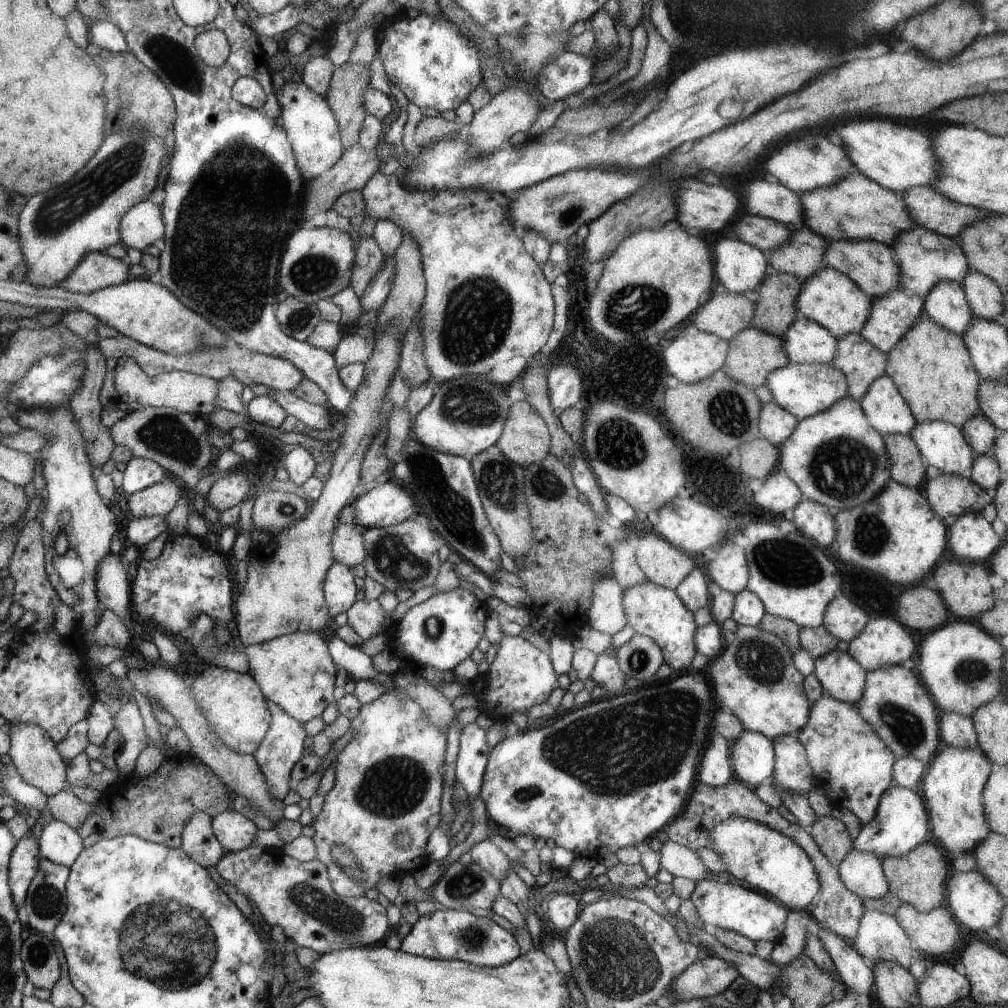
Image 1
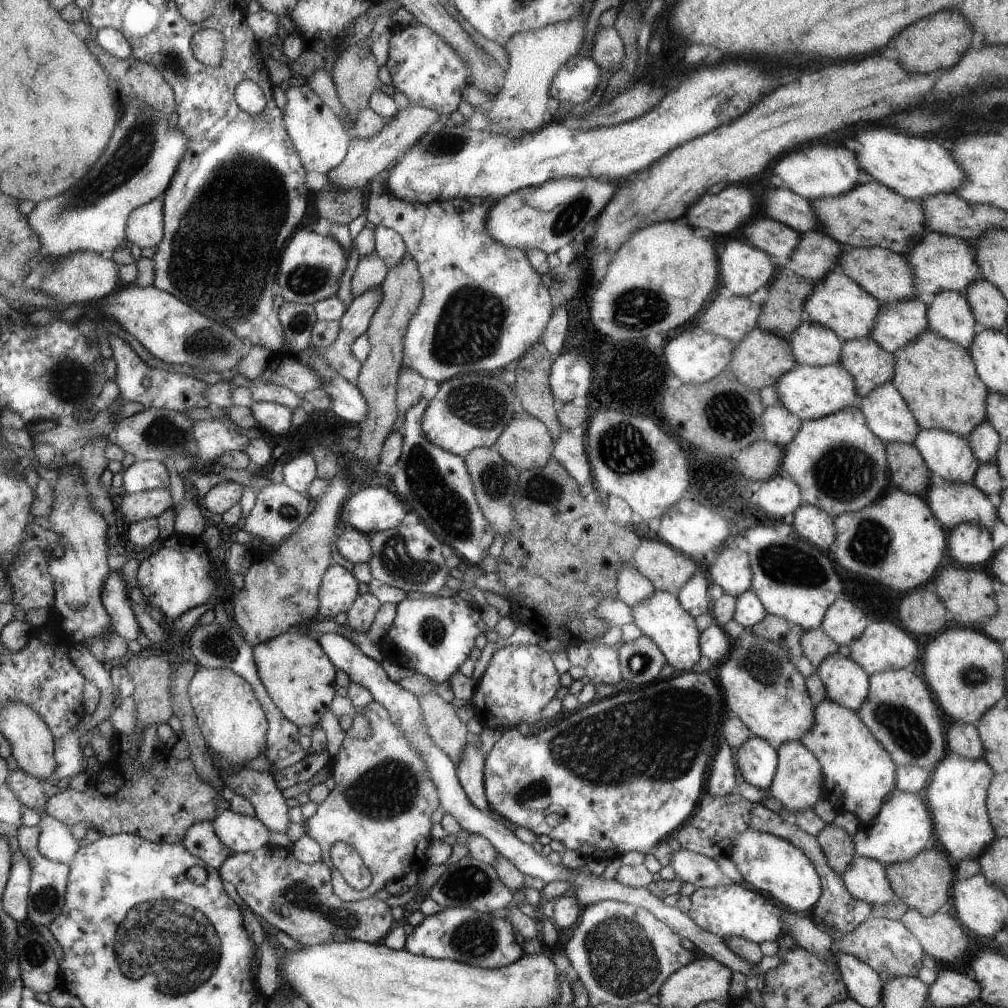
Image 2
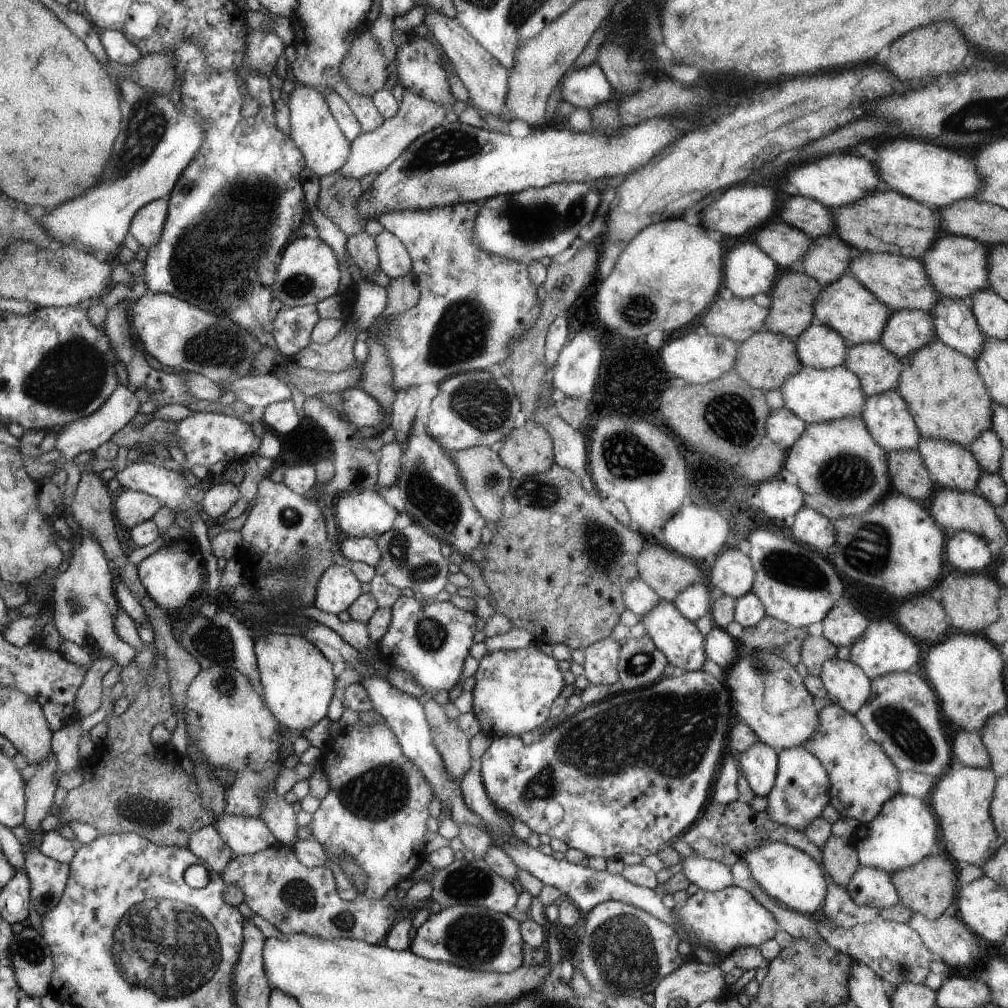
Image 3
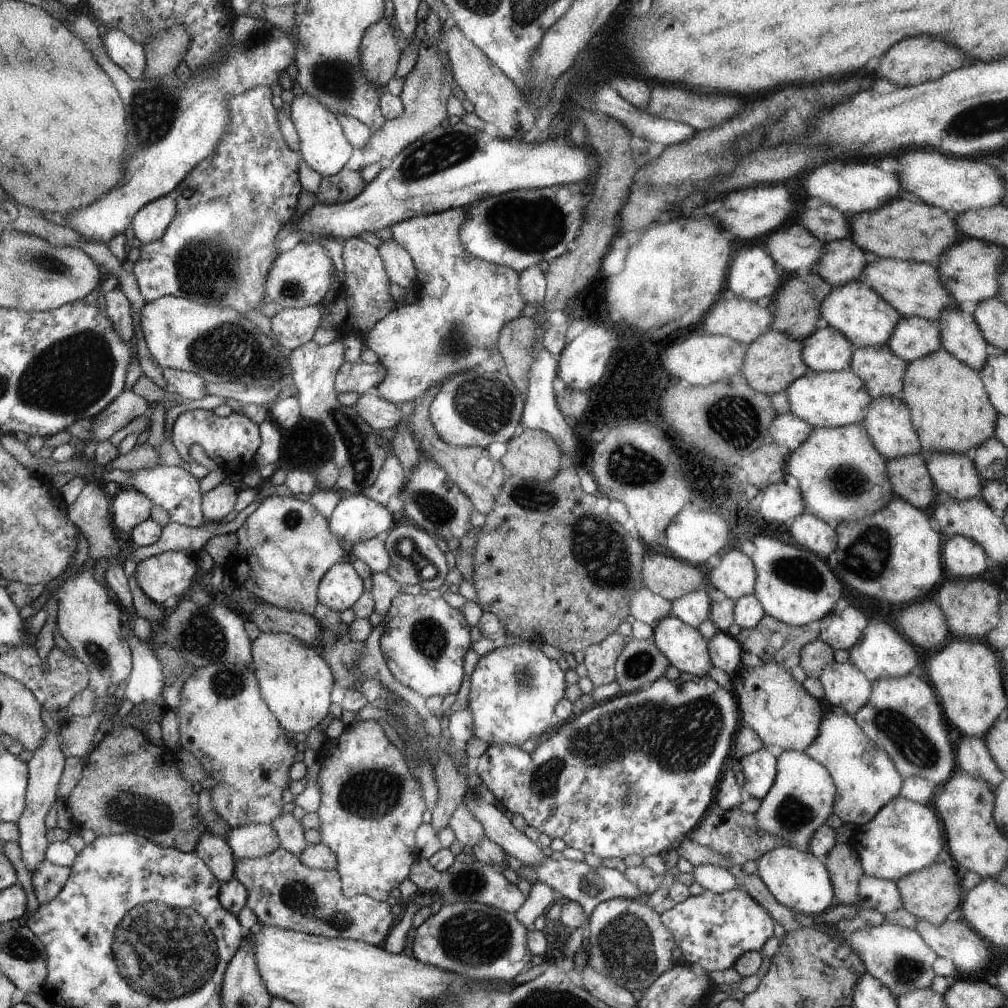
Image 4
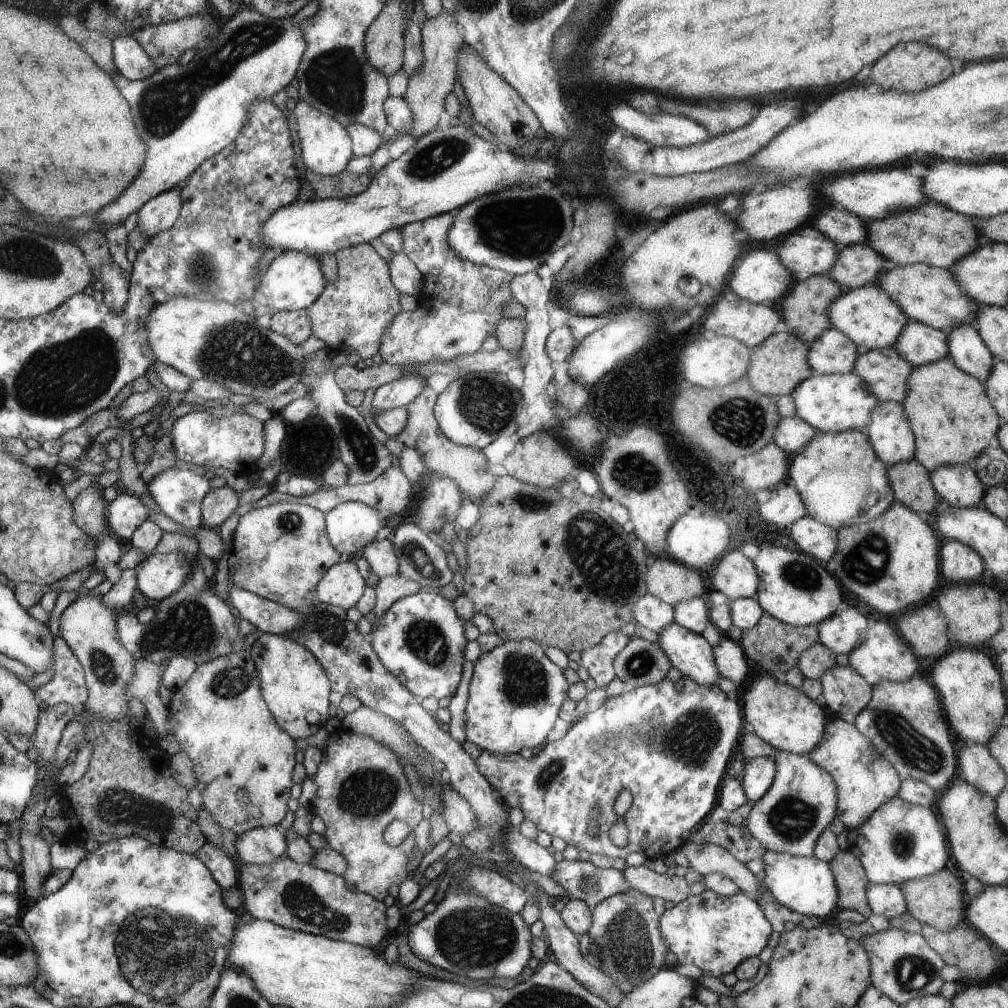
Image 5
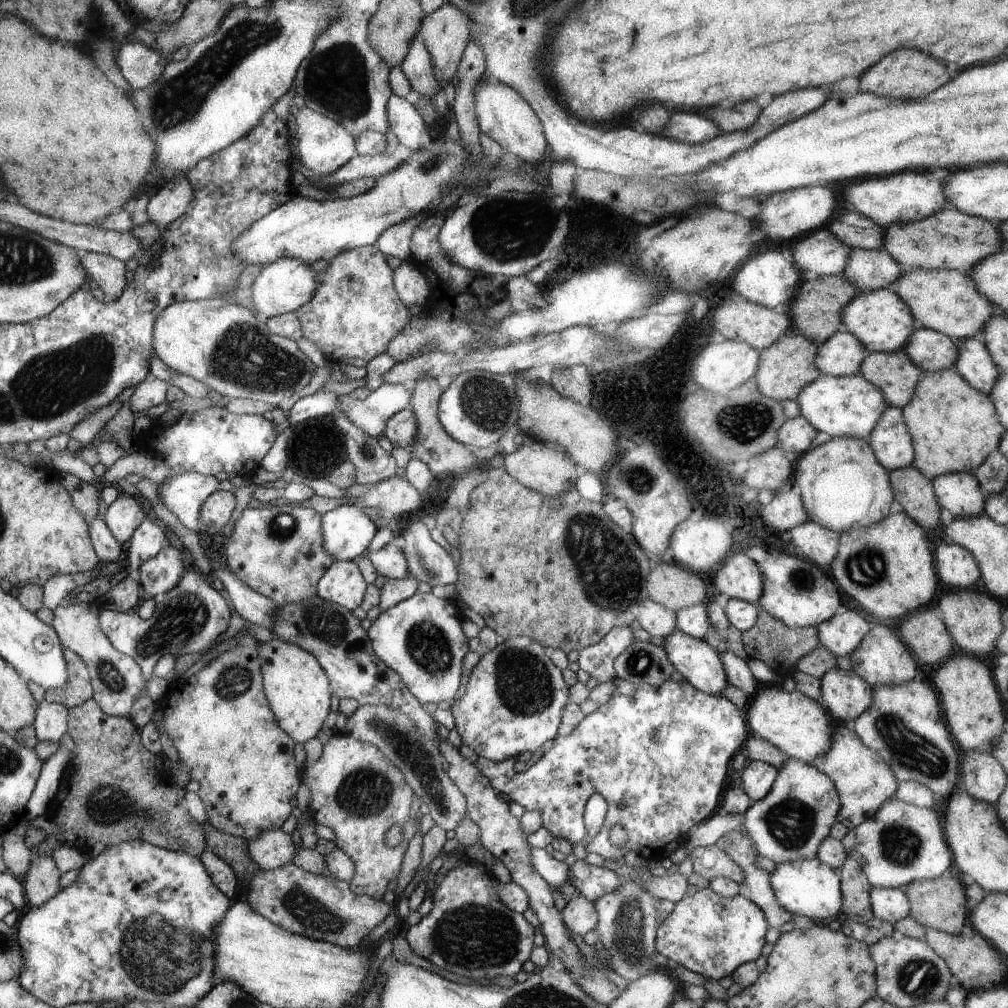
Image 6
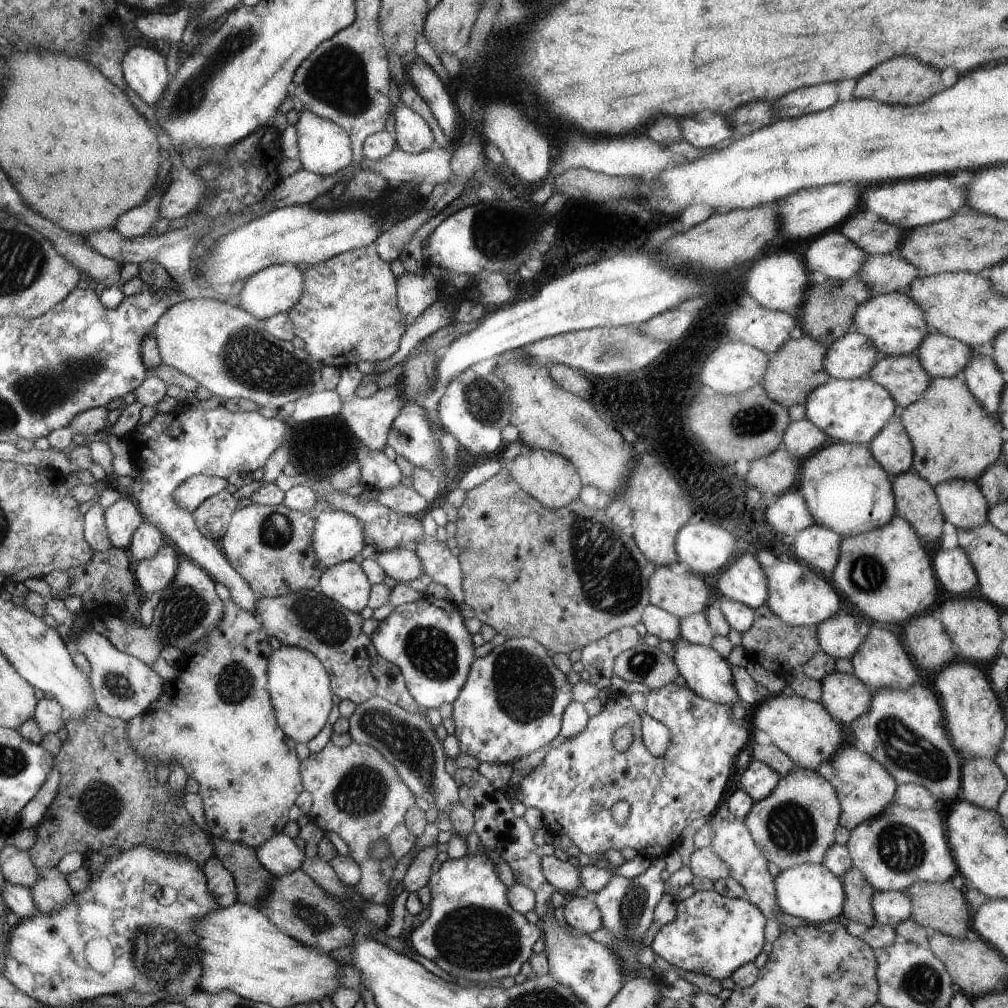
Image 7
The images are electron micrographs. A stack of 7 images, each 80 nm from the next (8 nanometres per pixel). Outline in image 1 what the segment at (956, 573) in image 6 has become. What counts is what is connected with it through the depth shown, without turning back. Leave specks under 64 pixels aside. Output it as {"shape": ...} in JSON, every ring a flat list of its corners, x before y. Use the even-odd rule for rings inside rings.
{"shape":[[967,512,953,523,948,530,948,548,957,560,972,564,984,562,1002,544,992,524,981,513]]}

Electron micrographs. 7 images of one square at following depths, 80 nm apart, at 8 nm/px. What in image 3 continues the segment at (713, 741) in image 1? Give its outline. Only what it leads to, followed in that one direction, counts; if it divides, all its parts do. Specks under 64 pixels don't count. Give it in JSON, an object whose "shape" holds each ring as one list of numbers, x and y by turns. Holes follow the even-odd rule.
{"shape":[[727,752,725,757,721,760,721,767,719,768,718,776,716,776,716,782,714,782,714,788,711,792,711,799,716,804,730,804,730,802,736,802,740,797,740,793,737,788,738,772,739,768,736,768,736,762,734,758]]}

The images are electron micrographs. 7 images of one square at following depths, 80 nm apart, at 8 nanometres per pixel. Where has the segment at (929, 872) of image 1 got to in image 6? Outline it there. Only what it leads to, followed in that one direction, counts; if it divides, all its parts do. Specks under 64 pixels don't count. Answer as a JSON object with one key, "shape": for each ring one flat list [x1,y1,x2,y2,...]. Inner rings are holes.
{"shape":[[950,871,944,873,940,878,934,878,934,880,916,880,903,889,908,900,910,900,909,916,914,918,918,924,954,936,962,934,962,928,968,924,969,920,969,912,966,909,965,886,958,882]]}

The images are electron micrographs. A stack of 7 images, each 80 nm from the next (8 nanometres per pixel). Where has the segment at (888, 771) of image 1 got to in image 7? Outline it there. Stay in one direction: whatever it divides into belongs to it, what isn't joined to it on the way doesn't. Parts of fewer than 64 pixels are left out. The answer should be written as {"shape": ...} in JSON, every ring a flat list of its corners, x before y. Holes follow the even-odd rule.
{"shape":[[852,744,843,745,830,760,826,760,818,768,817,774,828,780,836,790,841,805,839,826,847,830,854,829,862,822,882,814,887,806,893,803,898,786,882,764]]}

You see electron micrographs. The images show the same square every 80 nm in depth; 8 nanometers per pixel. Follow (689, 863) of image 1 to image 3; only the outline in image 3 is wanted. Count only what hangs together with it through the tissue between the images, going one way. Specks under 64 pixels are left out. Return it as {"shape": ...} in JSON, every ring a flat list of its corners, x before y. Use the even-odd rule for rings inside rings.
{"shape":[[703,857,681,858,684,877,700,890,708,892,722,891,734,886,731,868,720,862]]}

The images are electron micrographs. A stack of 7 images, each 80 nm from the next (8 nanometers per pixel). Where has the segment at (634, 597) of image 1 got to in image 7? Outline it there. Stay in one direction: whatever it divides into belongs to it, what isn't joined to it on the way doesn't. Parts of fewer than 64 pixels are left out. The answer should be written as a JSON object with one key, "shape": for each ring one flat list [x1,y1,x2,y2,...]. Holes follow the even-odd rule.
{"shape":[[678,638,676,642,673,642,674,646,674,657,671,659,676,667,678,668,679,675,683,676,688,684,688,688,710,700,710,702,718,702,724,706,734,706,739,703,740,698,736,693,734,687,734,674,732,674,732,666,726,660,720,657,720,654,708,646,700,646,698,644,690,644,688,640,684,638]]}

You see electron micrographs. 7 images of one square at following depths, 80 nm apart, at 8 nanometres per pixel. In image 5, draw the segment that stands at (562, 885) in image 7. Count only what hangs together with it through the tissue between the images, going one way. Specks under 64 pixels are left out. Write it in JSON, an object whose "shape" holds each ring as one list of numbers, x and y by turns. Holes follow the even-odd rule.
{"shape":[[516,827,508,834,506,850,526,869,552,878,556,874,556,860,546,848,536,844,534,840,520,834]]}

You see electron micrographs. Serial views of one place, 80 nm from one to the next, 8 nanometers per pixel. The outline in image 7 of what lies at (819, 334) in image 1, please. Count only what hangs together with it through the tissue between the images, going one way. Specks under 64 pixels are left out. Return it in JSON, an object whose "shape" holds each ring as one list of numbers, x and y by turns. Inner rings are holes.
{"shape":[[852,330,828,346,824,368,836,379,864,378,878,364,880,356,878,348,866,336]]}

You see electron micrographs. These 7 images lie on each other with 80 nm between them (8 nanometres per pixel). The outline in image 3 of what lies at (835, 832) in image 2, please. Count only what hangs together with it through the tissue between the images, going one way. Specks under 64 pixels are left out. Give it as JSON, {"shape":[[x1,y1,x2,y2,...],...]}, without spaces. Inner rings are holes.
{"shape":[[832,835,822,846,821,852,823,870,834,880,836,886,848,890,848,884,860,866,856,850,849,844,849,840]]}

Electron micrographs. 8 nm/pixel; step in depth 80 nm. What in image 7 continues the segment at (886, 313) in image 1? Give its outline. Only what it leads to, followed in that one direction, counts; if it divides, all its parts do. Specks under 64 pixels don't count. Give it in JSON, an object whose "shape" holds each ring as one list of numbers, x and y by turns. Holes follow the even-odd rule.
{"shape":[[930,332,916,350,916,356,930,376,954,378,974,360,974,350,960,340]]}

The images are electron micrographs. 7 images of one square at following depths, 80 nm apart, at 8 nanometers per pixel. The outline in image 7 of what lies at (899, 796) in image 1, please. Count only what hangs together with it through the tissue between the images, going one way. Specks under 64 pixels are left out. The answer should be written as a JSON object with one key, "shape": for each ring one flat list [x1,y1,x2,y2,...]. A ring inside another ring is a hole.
{"shape":[[892,803,879,816,851,829,845,846,853,866,875,891,906,892,912,884,946,882,958,873,942,824,936,810,910,810]]}

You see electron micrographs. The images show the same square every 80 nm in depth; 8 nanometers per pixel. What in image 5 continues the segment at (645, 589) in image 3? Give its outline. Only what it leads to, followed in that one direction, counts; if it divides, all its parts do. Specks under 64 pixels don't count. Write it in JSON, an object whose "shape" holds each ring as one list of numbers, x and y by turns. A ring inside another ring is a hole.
{"shape":[[649,593,638,600,638,603,632,608,633,618,641,626,658,635,666,626,674,622,674,610,673,606,661,602,656,596]]}

